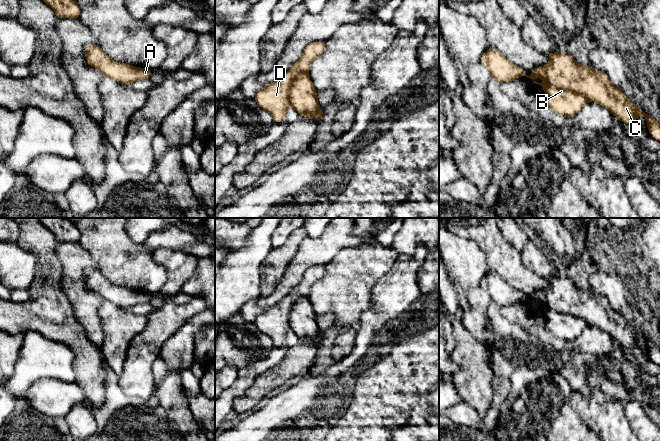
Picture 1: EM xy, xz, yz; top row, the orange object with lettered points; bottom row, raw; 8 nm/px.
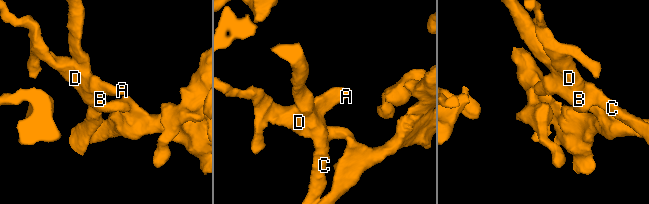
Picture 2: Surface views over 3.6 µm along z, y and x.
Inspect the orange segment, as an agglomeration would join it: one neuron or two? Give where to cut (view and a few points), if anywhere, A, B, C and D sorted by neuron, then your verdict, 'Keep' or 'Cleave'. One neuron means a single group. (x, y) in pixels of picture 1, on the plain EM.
No split. Groups: A B C D. Keep

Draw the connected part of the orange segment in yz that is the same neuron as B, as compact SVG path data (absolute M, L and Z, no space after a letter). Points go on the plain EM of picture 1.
M487 273L480 285L499 307L516 304L519 300L532 303L544 313L548 330L559 339L572 342L587 326L596 326L623 347L634 348L636 341L643 339L651 360L660 365L660 348L615 311L606 297L577 287L567 276L552 276L548 281L548 288L537 290L529 300L494 273Z

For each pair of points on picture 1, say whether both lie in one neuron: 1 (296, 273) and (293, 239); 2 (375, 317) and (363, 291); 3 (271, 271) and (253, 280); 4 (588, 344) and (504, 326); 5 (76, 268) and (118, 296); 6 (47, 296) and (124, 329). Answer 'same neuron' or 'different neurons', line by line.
1: different neurons
2: different neurons
3: different neurons
4: different neurons
5: different neurons
6: different neurons

